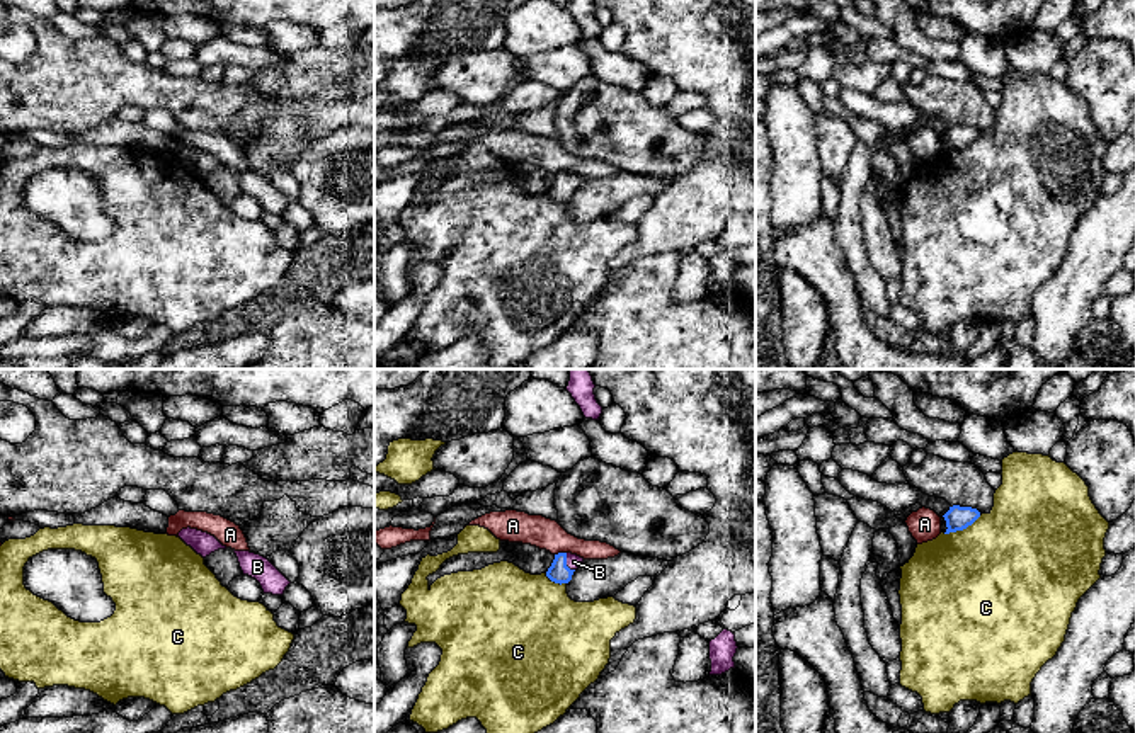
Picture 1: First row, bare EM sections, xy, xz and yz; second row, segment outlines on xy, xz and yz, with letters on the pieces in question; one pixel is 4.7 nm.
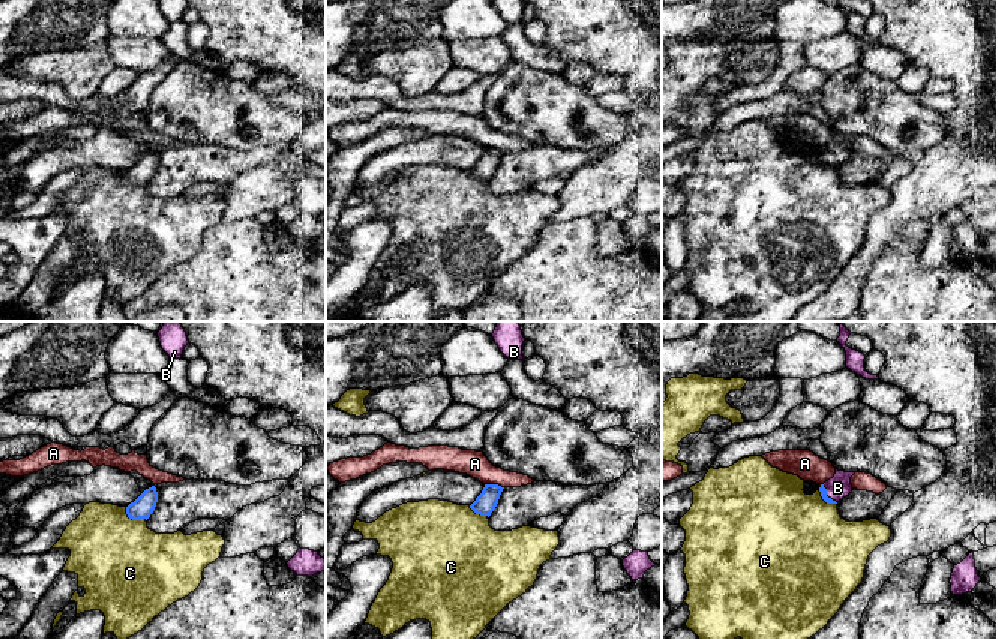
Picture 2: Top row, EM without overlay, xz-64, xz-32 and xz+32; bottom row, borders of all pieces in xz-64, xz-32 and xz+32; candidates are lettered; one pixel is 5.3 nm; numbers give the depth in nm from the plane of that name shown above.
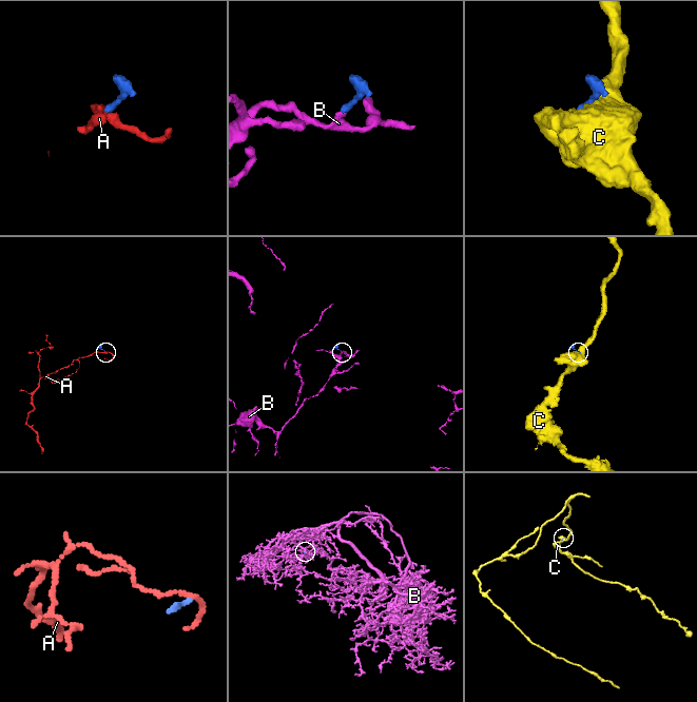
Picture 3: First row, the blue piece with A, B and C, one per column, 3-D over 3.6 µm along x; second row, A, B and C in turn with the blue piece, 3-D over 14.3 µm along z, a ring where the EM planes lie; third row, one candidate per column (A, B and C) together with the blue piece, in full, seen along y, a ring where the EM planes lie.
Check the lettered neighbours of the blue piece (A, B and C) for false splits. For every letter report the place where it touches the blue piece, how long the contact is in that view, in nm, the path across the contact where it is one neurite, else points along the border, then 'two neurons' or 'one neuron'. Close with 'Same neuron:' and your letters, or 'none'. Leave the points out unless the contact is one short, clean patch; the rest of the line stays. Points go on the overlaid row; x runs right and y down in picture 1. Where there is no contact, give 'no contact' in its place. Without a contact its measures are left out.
A: xz (560, 553) | 60 nm | along xz (565, 551), (555, 555) | two neurons
B: xz (565, 563) | 100 nm | across xz (558, 572), (565, 563), (574, 562) | one neuron
C: yz (962, 529) | 200 nm | two neurons
Same neuron: B

